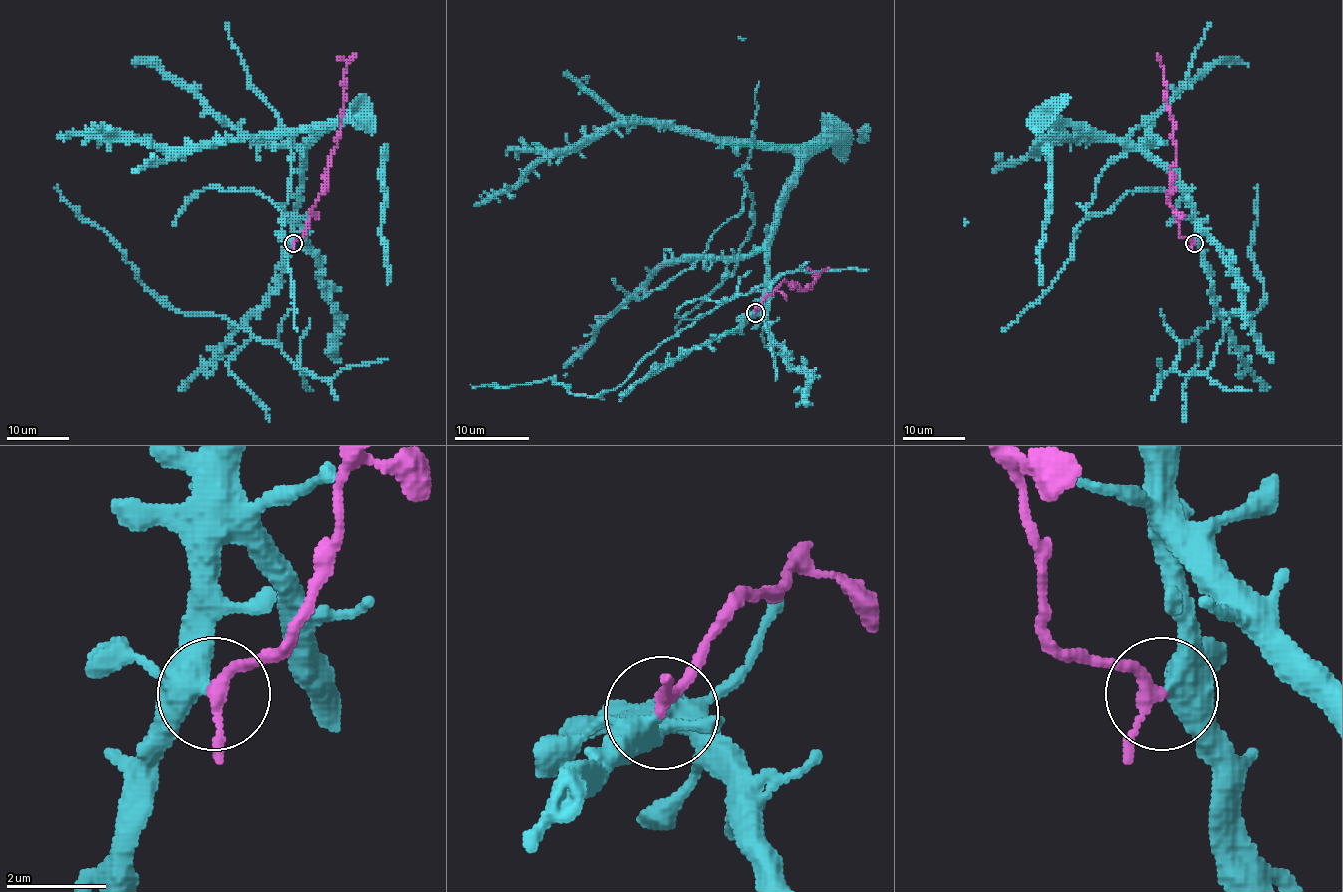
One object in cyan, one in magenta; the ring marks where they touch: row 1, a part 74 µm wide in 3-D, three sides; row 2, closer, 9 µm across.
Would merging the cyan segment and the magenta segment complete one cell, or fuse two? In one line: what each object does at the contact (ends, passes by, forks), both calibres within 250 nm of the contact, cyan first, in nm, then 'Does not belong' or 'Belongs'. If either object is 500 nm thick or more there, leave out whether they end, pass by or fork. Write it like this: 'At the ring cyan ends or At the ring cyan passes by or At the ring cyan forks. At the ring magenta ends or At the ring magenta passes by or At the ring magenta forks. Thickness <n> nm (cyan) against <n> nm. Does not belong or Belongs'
At the ring cyan forks. At the ring magenta passes by. Thickness 340 nm (cyan) against 240 nm. Does not belong

